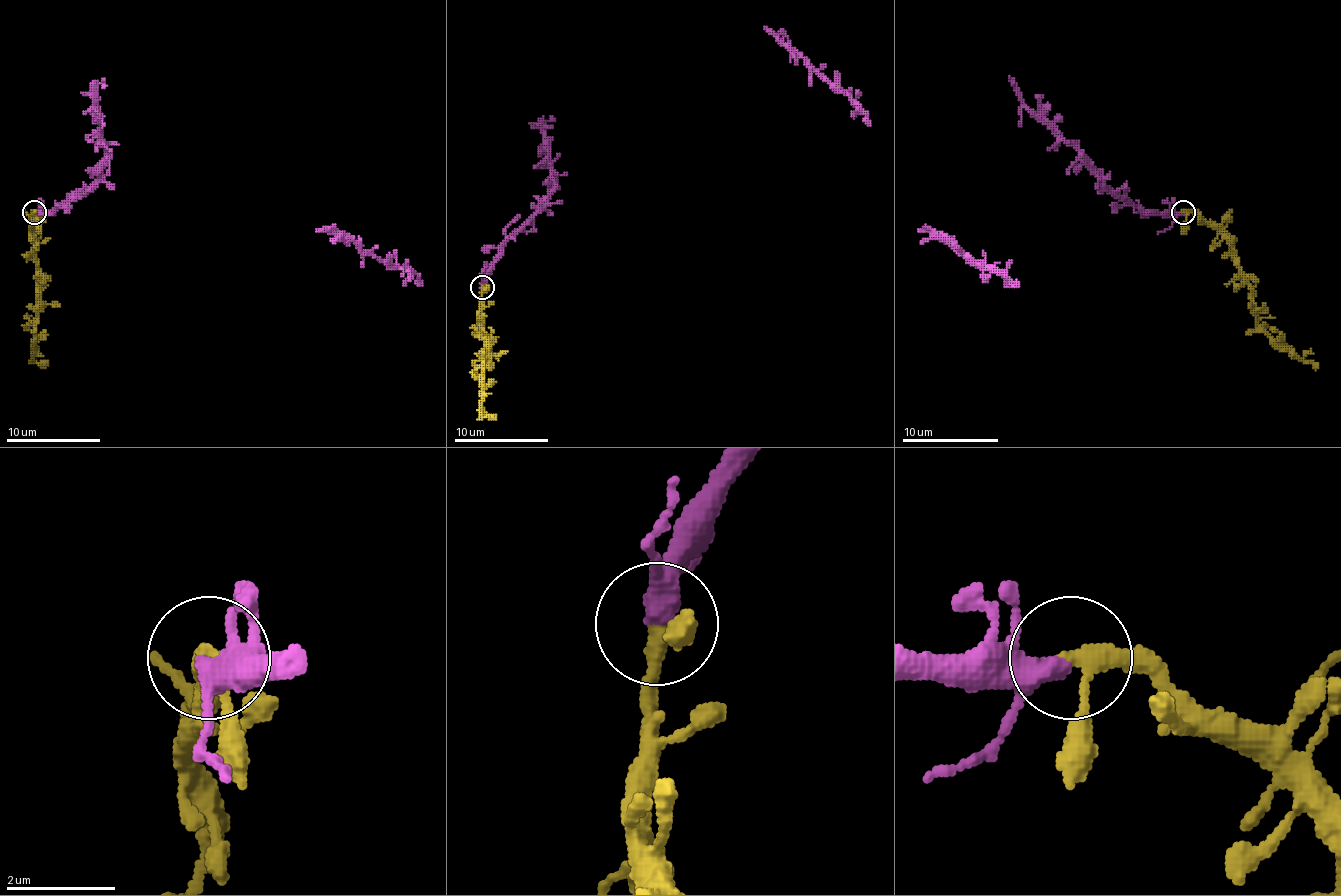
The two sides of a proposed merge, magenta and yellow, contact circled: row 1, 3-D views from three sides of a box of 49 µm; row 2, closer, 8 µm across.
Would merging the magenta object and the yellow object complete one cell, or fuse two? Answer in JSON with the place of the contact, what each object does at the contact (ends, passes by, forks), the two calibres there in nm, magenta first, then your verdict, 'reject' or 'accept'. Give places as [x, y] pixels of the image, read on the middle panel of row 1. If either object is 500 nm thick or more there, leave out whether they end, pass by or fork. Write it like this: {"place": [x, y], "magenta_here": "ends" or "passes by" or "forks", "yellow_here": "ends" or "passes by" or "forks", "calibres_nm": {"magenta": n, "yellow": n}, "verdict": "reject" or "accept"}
{"place": [482, 287], "magenta_here": "forks", "yellow_here": "passes by", "calibres_nm": {"magenta": 260, "yellow": 280}, "verdict": "accept"}

